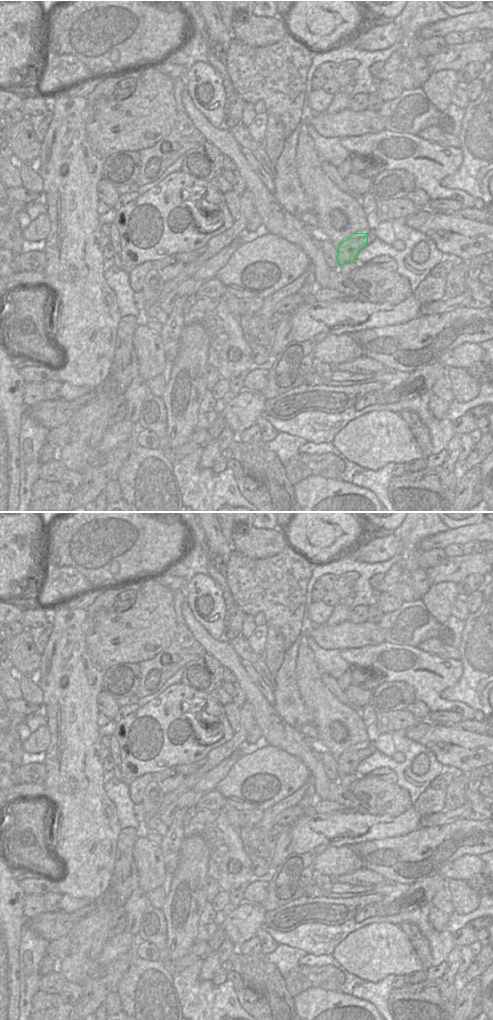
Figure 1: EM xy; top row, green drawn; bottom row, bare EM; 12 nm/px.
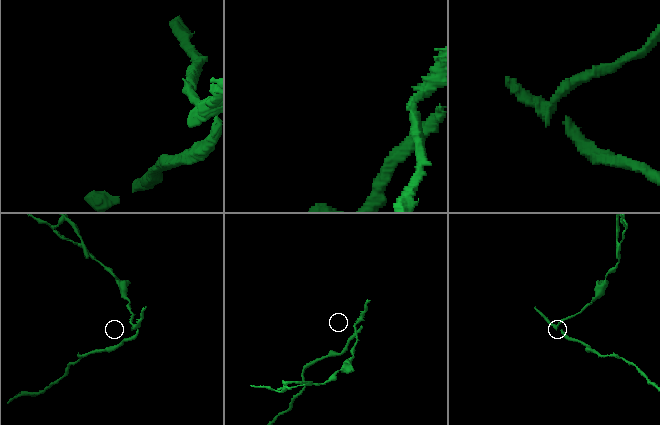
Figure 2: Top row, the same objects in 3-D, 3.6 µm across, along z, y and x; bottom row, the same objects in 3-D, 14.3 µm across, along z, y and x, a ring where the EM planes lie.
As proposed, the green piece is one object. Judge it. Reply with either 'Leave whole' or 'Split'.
Split.

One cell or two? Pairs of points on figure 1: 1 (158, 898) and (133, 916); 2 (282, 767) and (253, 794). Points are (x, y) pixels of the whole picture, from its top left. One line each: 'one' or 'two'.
1: one
2: one

